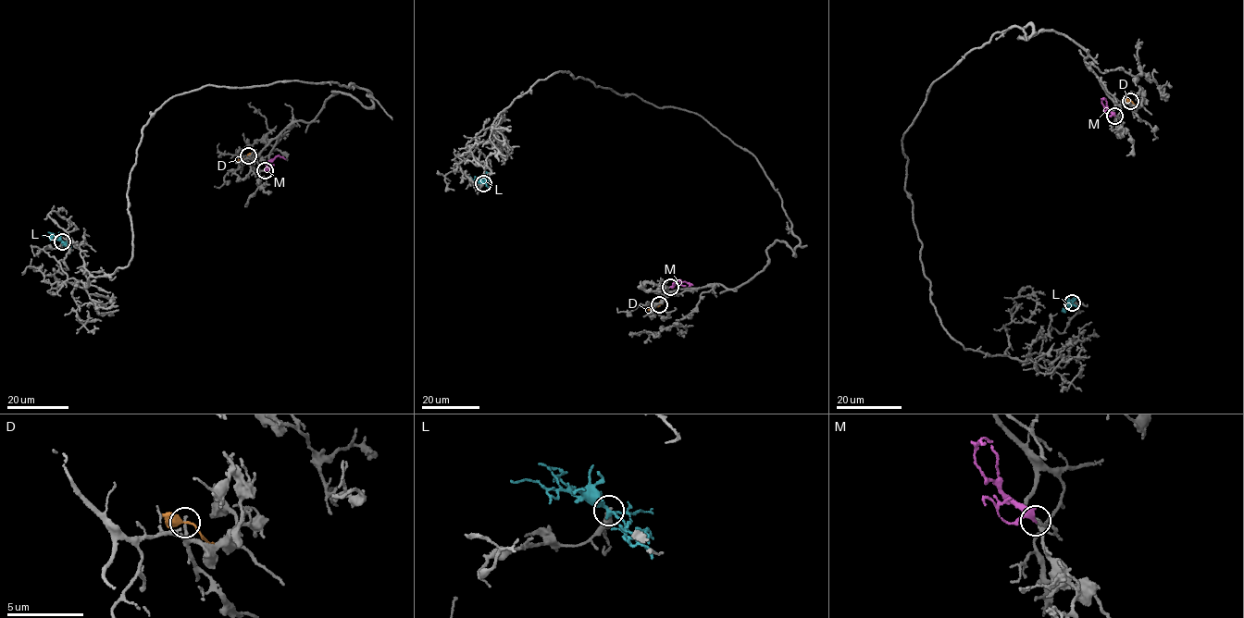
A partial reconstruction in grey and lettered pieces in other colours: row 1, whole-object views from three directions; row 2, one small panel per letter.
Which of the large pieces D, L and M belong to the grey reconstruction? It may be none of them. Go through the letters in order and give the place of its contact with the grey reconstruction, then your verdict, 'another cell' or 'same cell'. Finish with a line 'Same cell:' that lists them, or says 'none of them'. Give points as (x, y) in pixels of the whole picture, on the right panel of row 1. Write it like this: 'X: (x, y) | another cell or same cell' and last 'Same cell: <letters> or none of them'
D: (1130, 101) | another cell
L: (1072, 302) | another cell
M: (1114, 116) | same cell
Same cell: M

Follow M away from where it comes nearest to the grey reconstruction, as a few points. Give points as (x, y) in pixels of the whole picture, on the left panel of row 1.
M: (265, 170), (268, 163), (278, 156), (280, 157)

